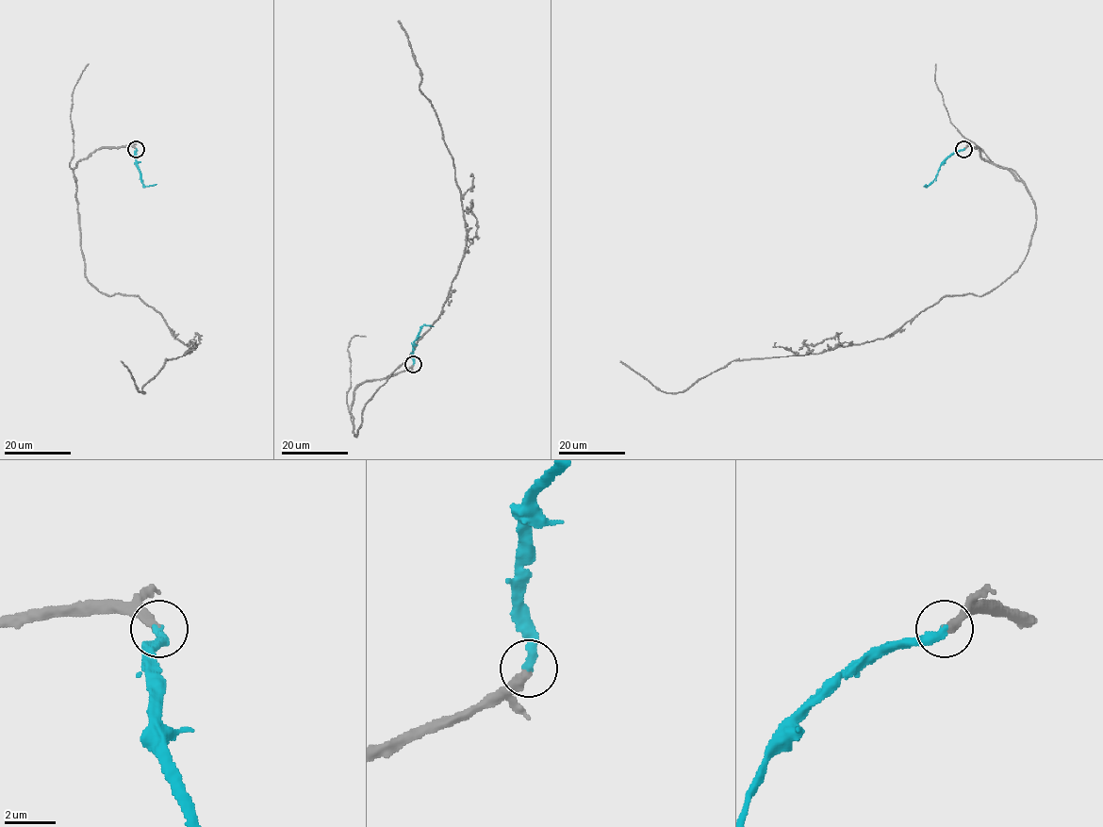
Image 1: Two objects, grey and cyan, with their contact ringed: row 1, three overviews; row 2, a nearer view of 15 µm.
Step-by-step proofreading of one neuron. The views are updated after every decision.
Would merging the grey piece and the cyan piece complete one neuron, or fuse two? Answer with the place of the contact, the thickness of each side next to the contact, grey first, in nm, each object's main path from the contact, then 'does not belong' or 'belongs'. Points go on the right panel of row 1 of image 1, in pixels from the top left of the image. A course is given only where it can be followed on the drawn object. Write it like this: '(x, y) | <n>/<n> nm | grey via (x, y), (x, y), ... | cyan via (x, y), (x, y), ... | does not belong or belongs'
(963, 149) | 360/360 nm | grey via (963, 149), (1034, 205), (1024, 260), (994, 289), (679, 392), (620, 360) | cyan via (963, 149), (953, 152), (936, 177), (926, 184) | belongs

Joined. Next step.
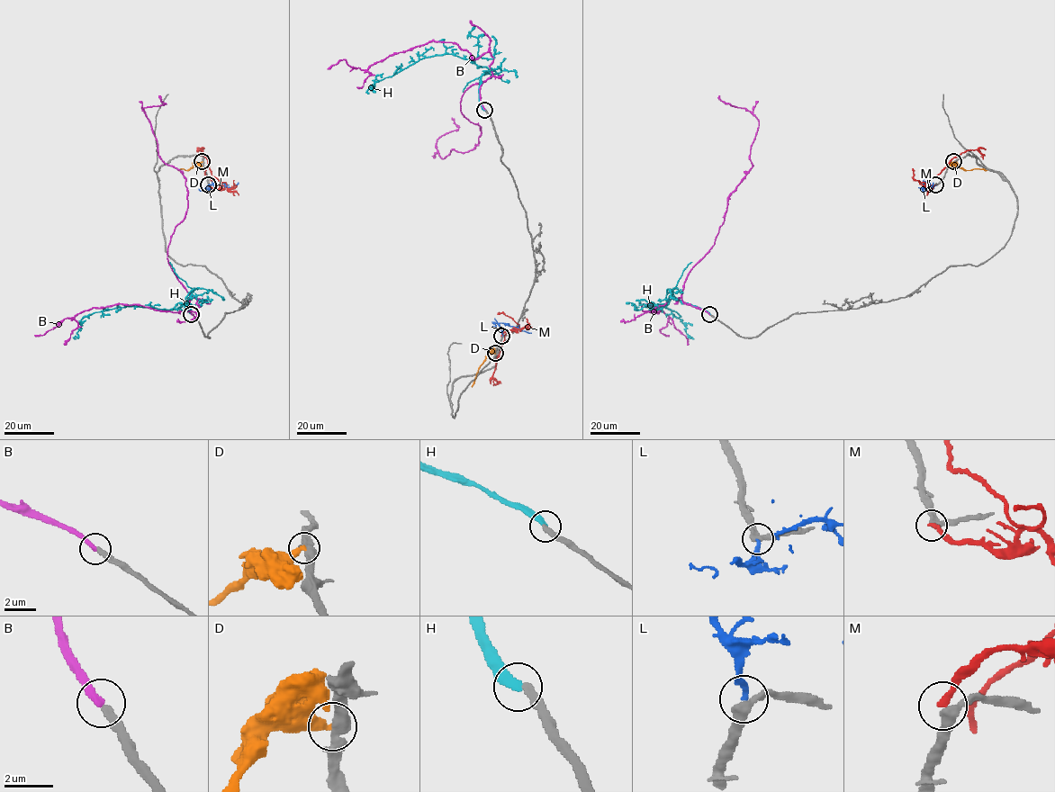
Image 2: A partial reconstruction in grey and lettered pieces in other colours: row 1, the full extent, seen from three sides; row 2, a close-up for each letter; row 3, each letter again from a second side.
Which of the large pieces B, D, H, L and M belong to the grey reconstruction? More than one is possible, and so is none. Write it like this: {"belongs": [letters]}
{"belongs": ["H", "L"]}

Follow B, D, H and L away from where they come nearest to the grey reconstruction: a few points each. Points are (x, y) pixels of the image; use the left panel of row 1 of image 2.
B: (192, 314), (191, 294), (167, 257), (187, 208), (185, 177), (158, 155), (143, 108), (166, 103), (158, 95)
D: (202, 161), (187, 170), (179, 170)
H: (191, 314), (185, 305), (194, 289), (184, 304), (174, 310), (126, 306), (85, 316), (76, 339)
L: (209, 184), (206, 188), (220, 183), (232, 187), (238, 183)

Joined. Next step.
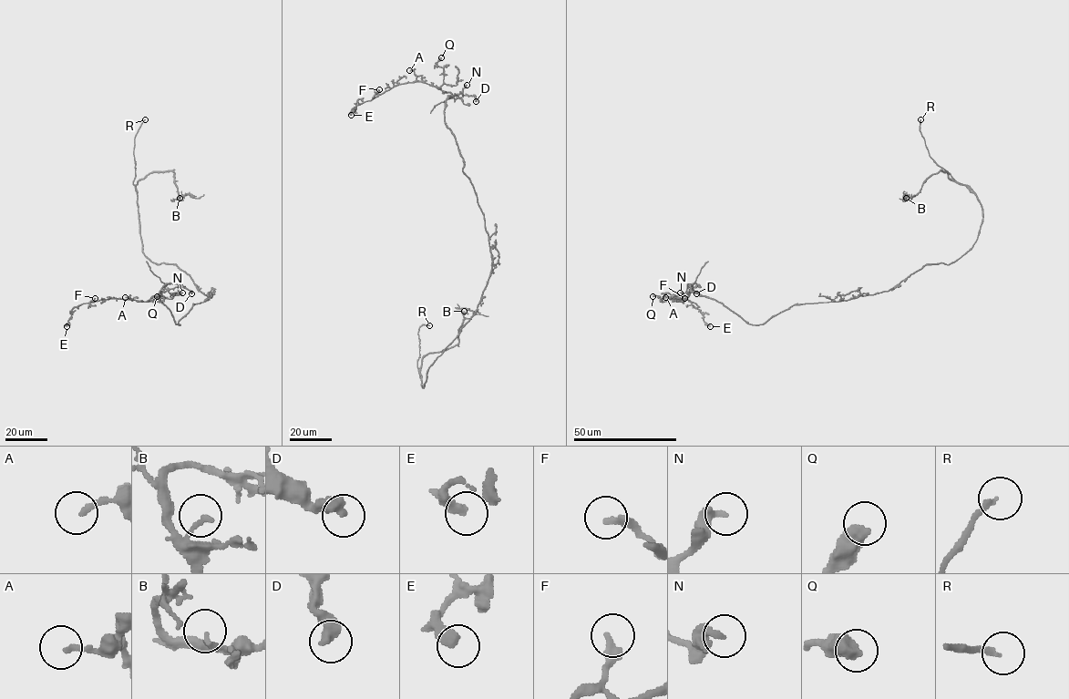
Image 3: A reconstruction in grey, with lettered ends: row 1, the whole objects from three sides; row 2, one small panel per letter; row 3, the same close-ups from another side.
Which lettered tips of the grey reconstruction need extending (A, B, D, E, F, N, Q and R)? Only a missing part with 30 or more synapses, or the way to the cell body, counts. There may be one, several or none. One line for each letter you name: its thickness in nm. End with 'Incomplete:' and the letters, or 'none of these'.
R: 170 nm
Incomplete: R

